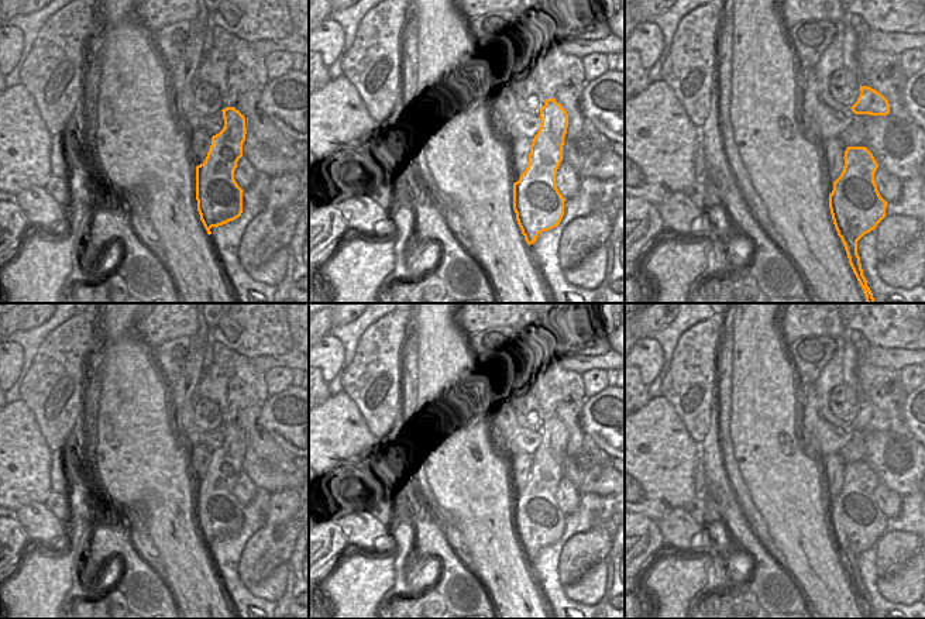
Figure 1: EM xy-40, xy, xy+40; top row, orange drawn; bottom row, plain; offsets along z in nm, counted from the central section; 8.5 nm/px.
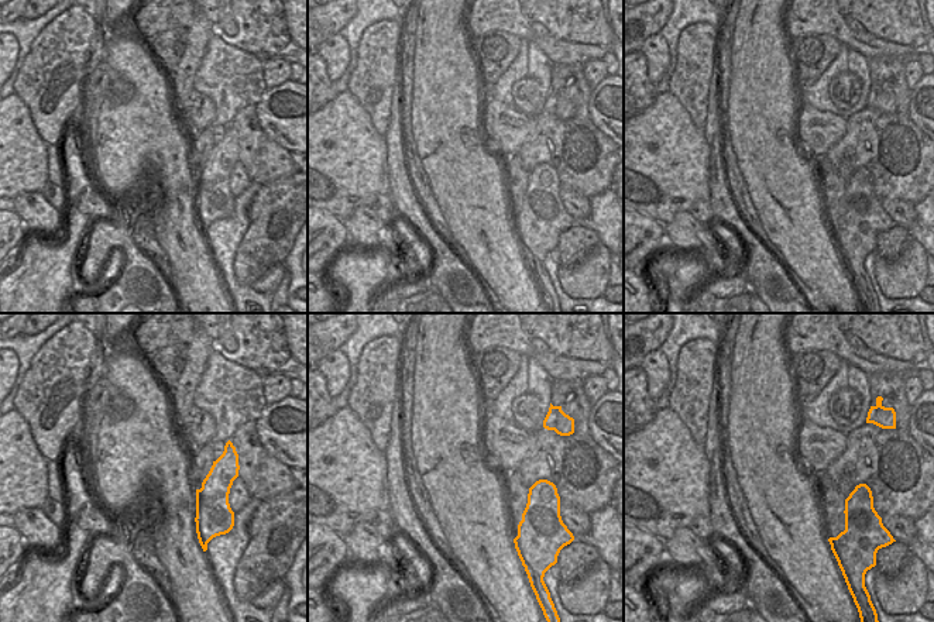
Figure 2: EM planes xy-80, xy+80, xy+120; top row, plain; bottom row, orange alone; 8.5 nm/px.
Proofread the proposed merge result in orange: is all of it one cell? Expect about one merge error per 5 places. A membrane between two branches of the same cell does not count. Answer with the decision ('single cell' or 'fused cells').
single cell

